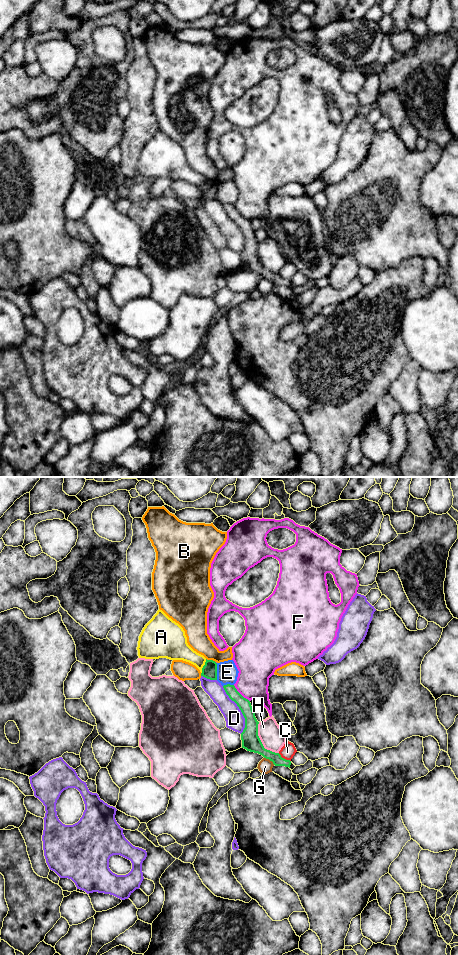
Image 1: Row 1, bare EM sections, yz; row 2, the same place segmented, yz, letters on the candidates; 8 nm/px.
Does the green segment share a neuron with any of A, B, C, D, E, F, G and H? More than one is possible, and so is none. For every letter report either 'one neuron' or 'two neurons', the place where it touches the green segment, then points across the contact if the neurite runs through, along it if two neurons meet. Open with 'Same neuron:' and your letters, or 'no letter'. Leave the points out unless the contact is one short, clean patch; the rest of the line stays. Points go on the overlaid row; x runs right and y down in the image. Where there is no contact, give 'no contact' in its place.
Same neuron: no letter
A: two neurons; contact yz (203, 666); border yz (206, 659), (201, 673)
B: two neurons; contact yz (211, 660)
C: two neurons; contact yz (283, 758); border yz (278, 753), (290, 761)
D: two neurons; contact yz (240, 709)
E: two neurons; contact yz (216, 671)
F: two neurons; contact yz (240, 694)
G: two neurons; contact yz (269, 759)
H: two neurons; contact yz (261, 742)

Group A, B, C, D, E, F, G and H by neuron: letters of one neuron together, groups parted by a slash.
A / B / C / D / E / F / G / H

